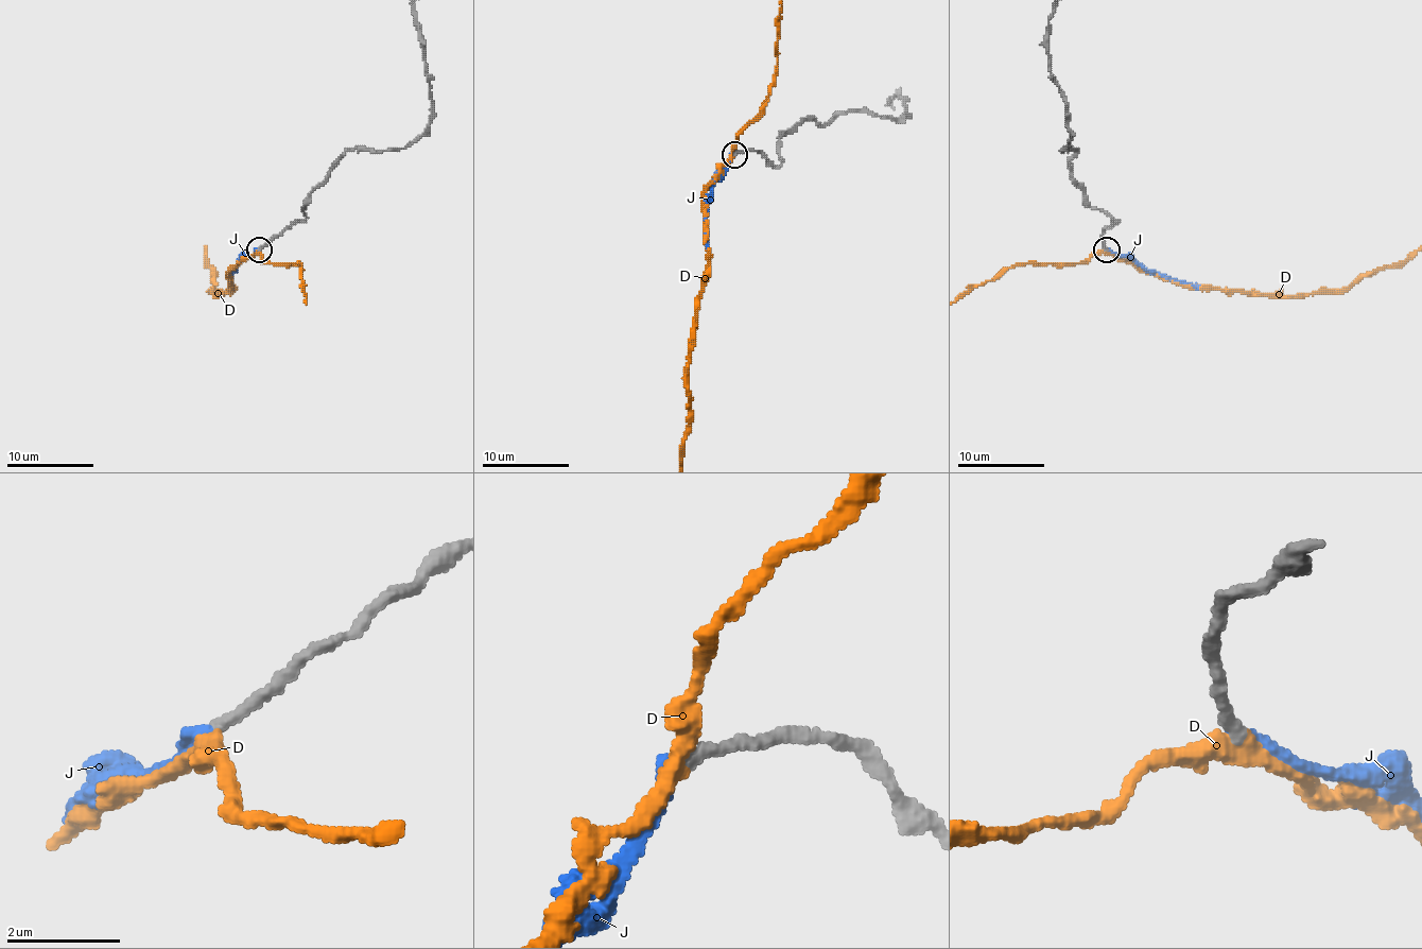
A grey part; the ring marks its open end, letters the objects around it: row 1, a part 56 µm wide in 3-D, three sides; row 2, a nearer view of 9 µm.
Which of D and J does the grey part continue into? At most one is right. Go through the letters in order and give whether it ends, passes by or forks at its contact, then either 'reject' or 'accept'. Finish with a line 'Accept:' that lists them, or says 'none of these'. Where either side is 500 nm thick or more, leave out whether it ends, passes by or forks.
D: it passes by; accept
J: it ends there; reject
Accept: D

